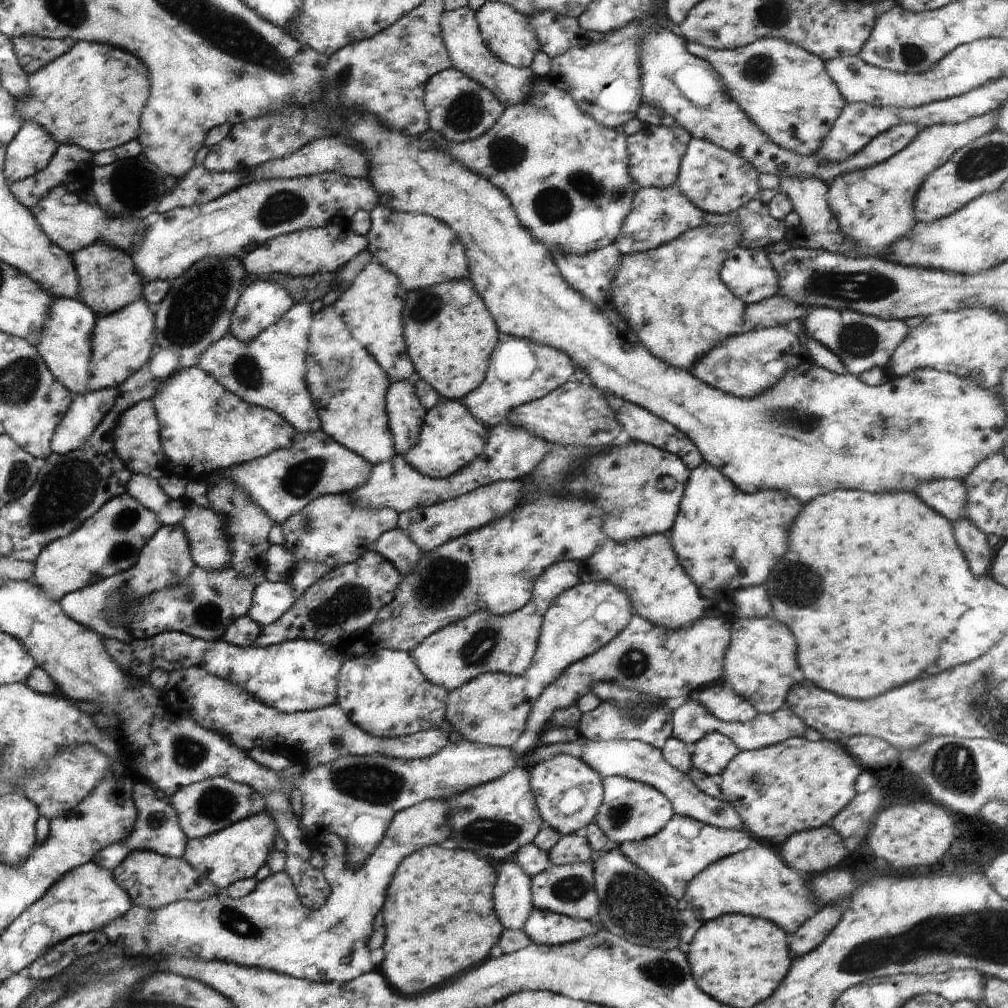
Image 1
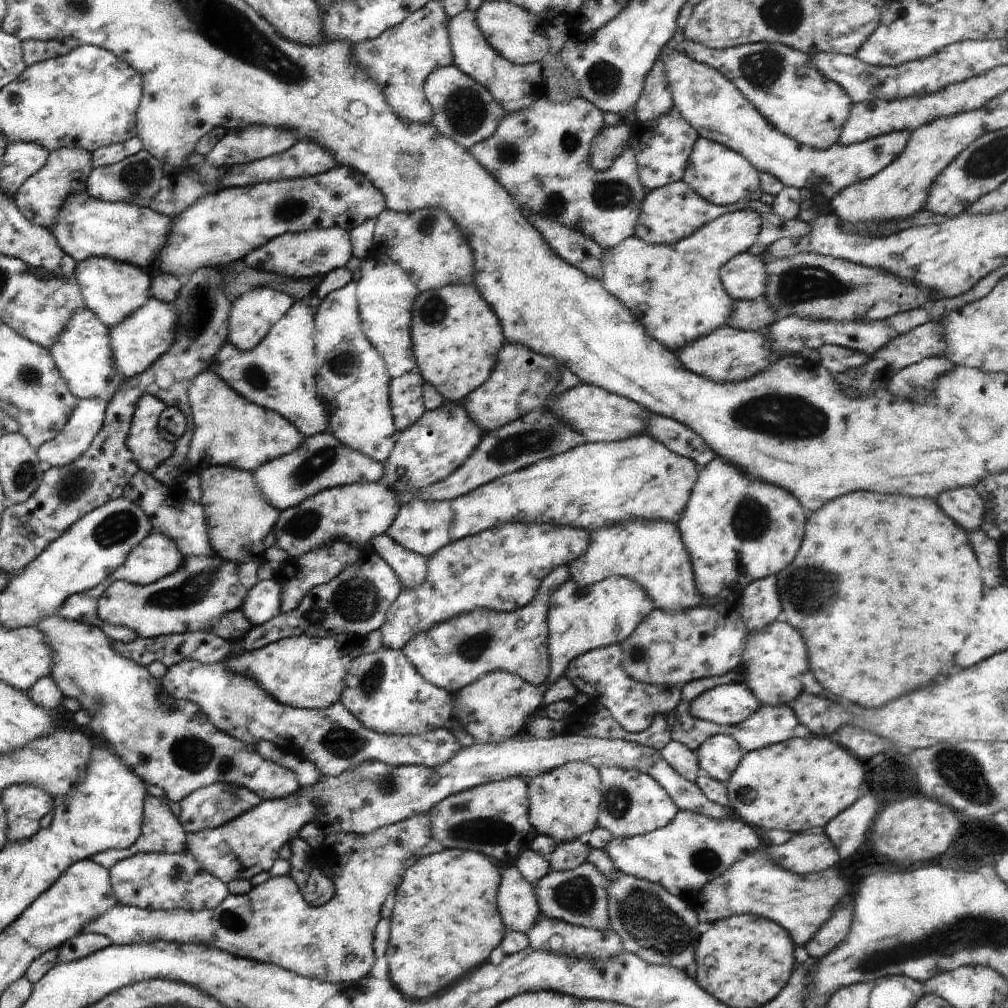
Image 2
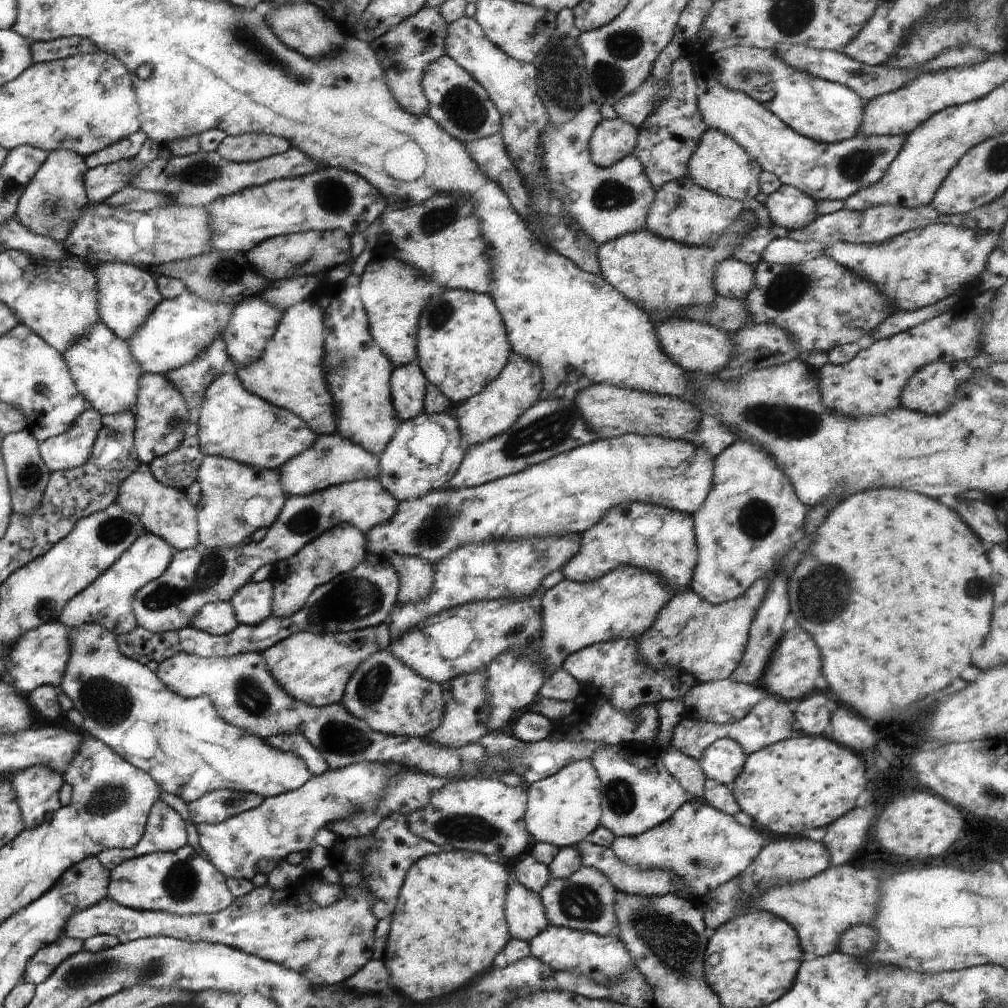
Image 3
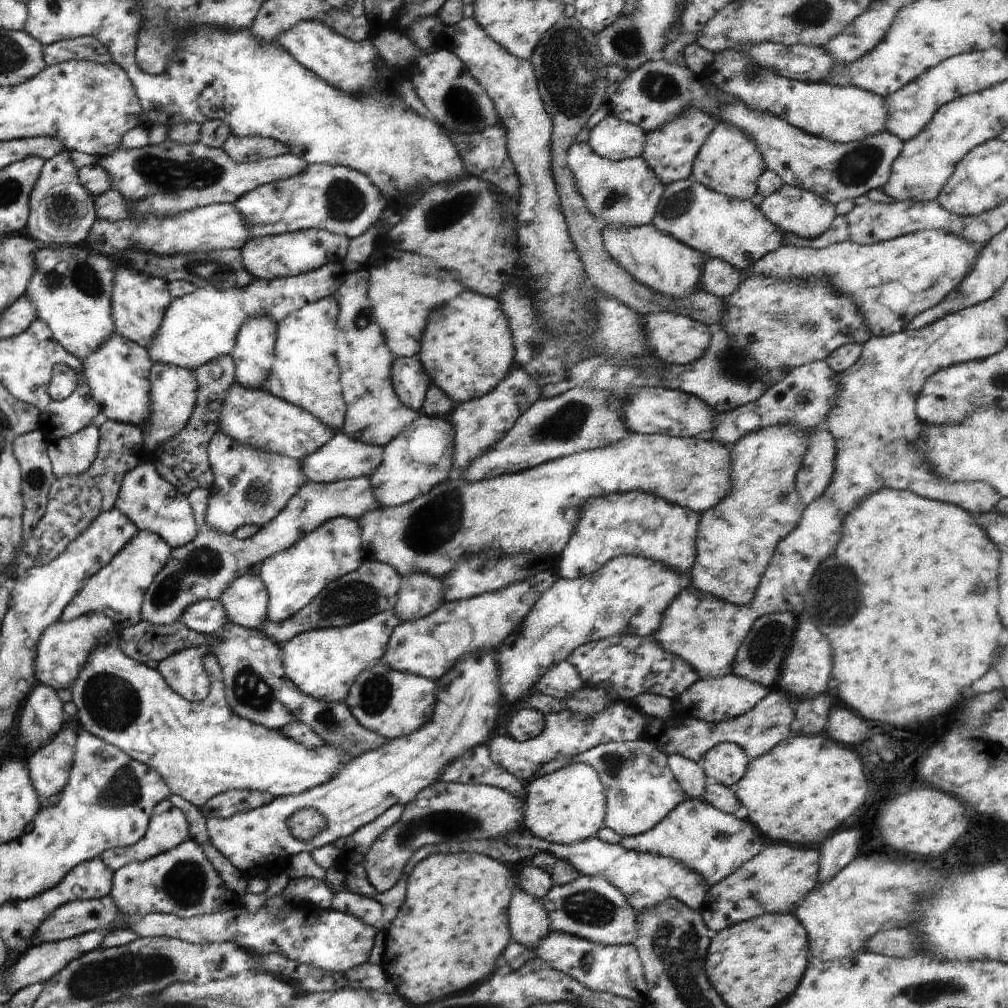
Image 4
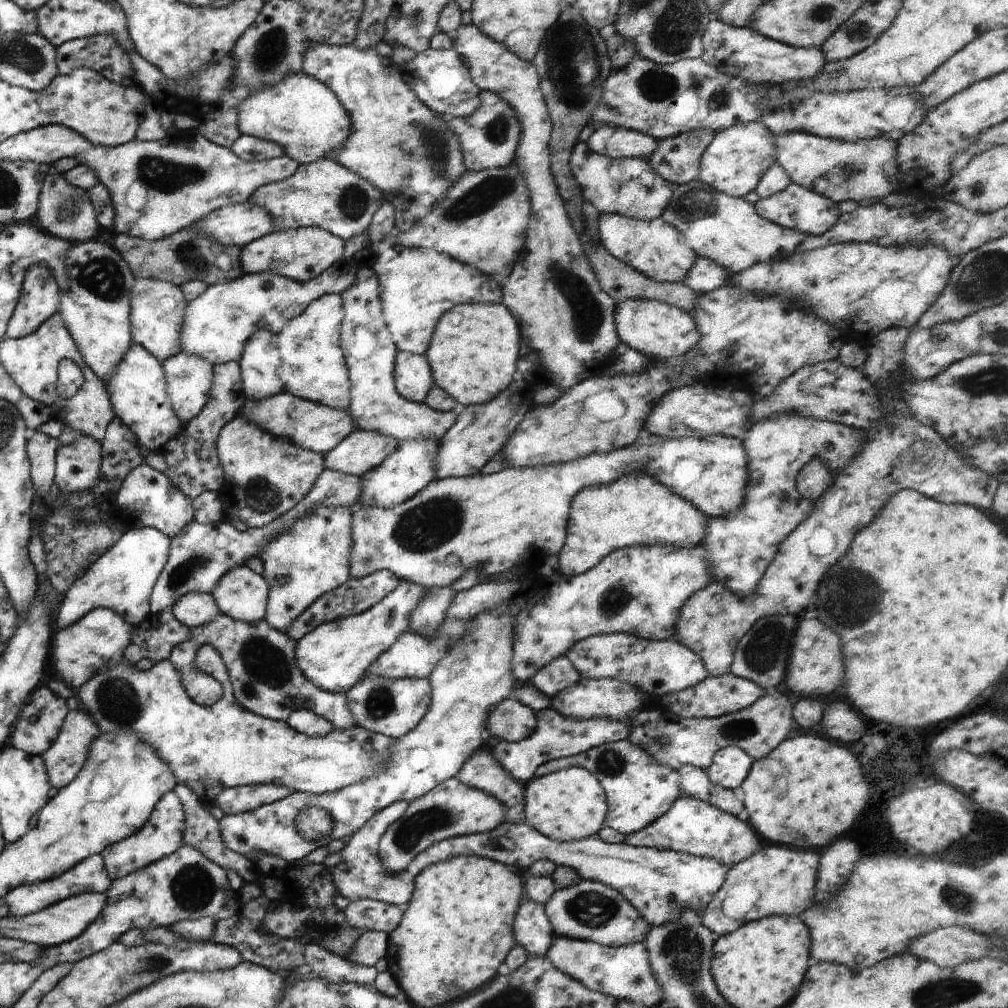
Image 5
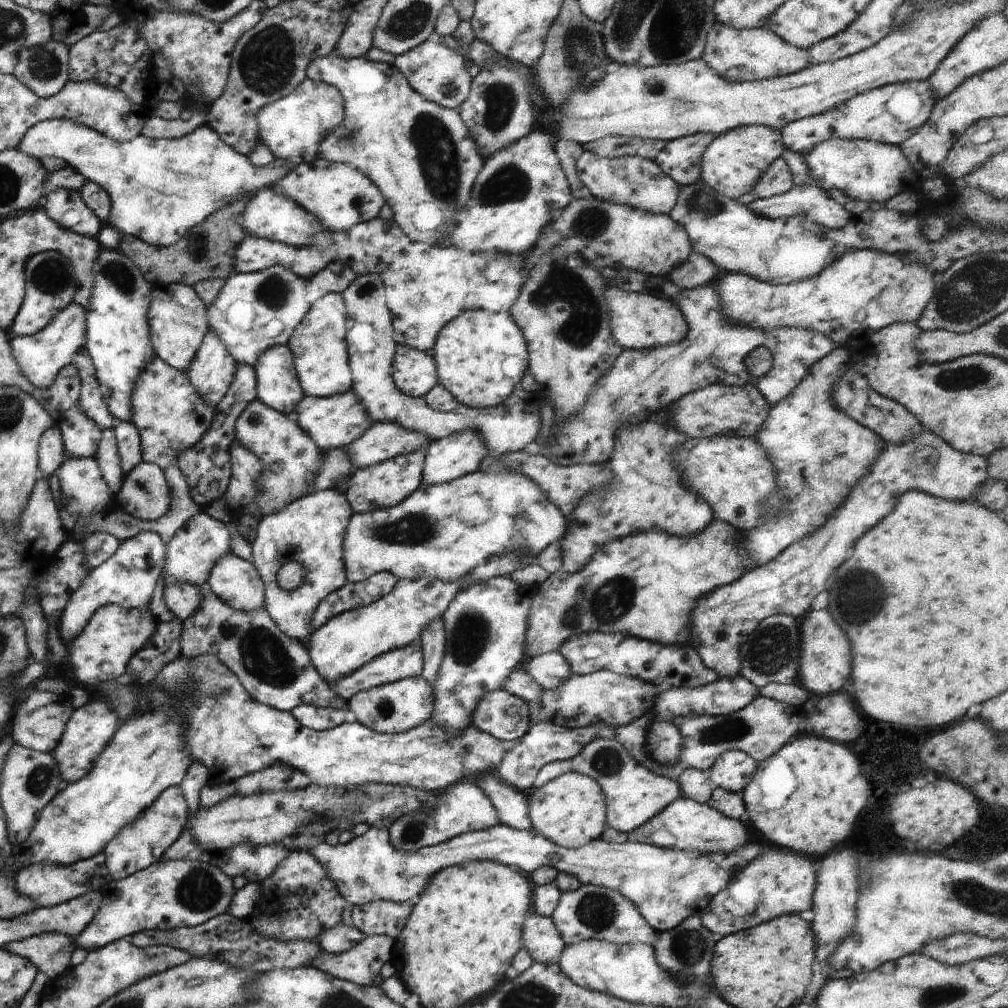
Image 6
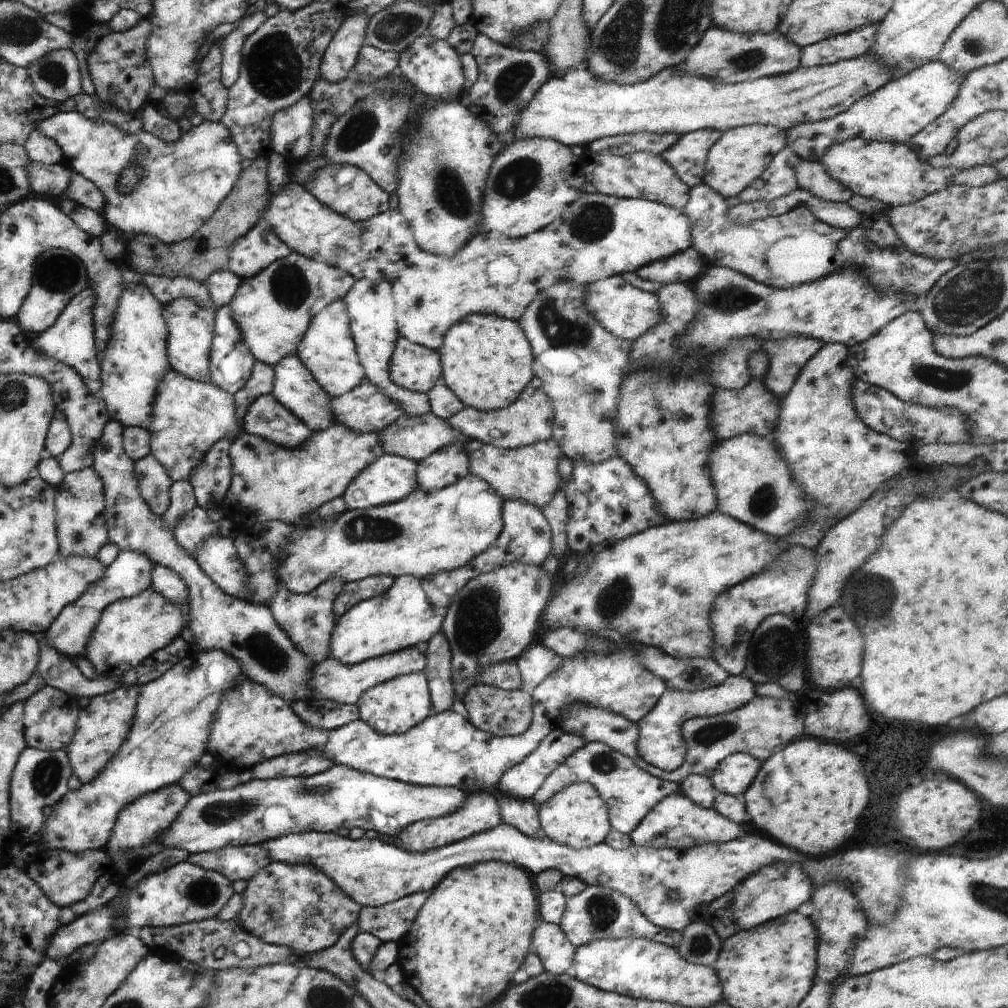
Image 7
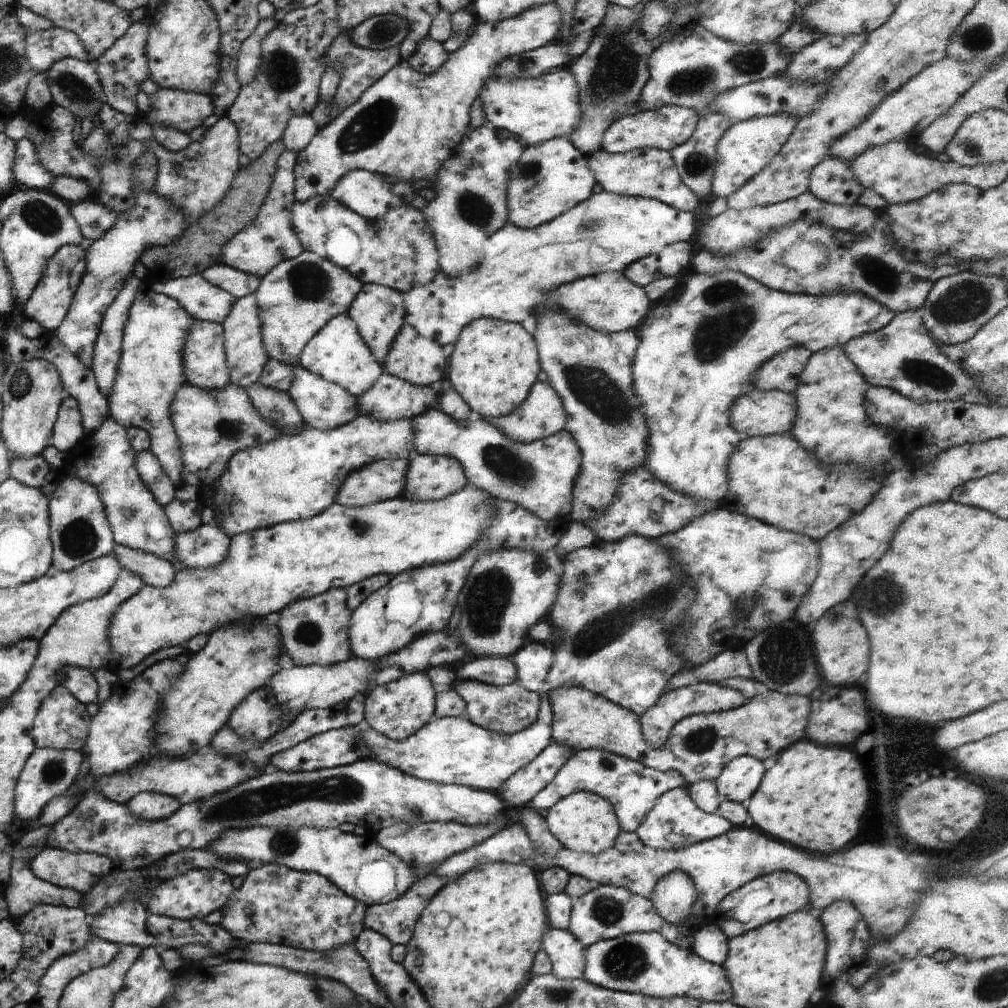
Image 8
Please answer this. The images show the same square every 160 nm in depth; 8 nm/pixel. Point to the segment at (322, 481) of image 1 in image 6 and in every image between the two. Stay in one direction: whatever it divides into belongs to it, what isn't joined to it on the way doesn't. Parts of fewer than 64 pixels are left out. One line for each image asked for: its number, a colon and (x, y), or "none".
2: (321, 462)
3: (333, 460)
4: (342, 457)
5: (360, 452)
6: (383, 441)

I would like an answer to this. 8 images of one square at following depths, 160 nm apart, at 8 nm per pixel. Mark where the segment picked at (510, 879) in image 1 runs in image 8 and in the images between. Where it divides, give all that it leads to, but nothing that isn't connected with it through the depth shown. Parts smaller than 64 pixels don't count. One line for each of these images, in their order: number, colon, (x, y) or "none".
2: (517, 903)
3: (524, 911)
4: (528, 920)
5: (532, 930)
6: (540, 938)
7: (549, 942)
8: (566, 954)

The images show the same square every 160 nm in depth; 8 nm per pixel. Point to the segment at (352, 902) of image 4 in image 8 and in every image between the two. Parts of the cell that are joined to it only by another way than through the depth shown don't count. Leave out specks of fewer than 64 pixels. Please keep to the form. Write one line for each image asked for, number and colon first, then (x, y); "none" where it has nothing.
5: (365, 914)
6: (387, 918)
7: (390, 922)
8: (395, 920)

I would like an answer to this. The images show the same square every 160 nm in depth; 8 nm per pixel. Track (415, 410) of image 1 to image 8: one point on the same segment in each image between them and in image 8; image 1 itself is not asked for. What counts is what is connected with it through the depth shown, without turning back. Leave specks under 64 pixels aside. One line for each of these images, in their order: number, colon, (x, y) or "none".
2: (406, 392)
3: (407, 382)
4: (410, 381)
5: (413, 379)
6: (414, 372)
7: (414, 367)
8: (419, 361)

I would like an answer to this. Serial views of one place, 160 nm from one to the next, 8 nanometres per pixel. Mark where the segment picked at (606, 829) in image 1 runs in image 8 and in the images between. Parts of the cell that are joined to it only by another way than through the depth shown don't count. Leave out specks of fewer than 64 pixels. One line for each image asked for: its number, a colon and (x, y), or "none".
2: (632, 803)
3: (637, 792)
4: (640, 789)
5: (639, 789)
6: (634, 795)
7: (630, 793)
8: (632, 789)

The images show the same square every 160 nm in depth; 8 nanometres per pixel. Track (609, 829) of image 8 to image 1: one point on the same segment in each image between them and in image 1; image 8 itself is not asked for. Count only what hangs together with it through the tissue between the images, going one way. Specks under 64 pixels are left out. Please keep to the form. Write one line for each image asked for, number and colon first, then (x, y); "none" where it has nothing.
1: (568, 793)
2: (564, 804)
3: (562, 810)
4: (568, 805)
5: (567, 805)
6: (570, 811)
7: (577, 817)

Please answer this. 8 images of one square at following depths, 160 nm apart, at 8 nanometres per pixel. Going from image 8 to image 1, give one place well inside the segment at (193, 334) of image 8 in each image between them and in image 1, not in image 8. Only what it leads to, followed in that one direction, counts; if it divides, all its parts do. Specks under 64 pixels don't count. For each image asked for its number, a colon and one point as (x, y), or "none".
1: (108, 283)
2: (113, 289)
3: (128, 296)
4: (140, 301)
5: (157, 307)
6: (178, 320)
7: (191, 326)

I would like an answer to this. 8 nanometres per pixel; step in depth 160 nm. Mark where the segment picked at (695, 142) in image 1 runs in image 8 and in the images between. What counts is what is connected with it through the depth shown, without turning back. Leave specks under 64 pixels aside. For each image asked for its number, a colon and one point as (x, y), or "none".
2: (719, 174)
3: (719, 164)
4: (729, 163)
5: (736, 159)
6: (734, 162)
7: (740, 155)
8: (747, 147)

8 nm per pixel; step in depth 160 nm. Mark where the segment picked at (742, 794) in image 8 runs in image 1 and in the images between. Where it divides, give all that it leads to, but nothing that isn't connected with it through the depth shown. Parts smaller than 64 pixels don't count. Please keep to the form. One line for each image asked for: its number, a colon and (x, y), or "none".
1: (710, 755)
2: (719, 755)
3: (723, 760)
4: (726, 763)
5: (730, 765)
6: (732, 771)
7: (734, 774)

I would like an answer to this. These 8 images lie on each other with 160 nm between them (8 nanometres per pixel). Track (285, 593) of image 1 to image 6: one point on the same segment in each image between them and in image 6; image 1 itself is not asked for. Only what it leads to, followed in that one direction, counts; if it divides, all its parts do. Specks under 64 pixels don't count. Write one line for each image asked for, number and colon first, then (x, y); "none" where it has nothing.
2: (263, 600)
3: (251, 604)
4: (245, 600)
5: (242, 595)
6: (234, 581)

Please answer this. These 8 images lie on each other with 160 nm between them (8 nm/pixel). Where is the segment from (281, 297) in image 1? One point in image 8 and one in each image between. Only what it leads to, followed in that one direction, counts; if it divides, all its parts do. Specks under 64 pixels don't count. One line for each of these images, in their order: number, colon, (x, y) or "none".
2: (253, 314)
3: (253, 322)
4: (254, 351)
5: (259, 366)
6: (277, 386)
7: (294, 387)
8: (323, 405)

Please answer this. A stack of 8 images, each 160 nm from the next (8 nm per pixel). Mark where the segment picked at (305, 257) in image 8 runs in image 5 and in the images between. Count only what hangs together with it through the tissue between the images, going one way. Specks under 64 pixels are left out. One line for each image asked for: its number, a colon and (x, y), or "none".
5: (216, 324)
6: (254, 311)
7: (273, 308)

